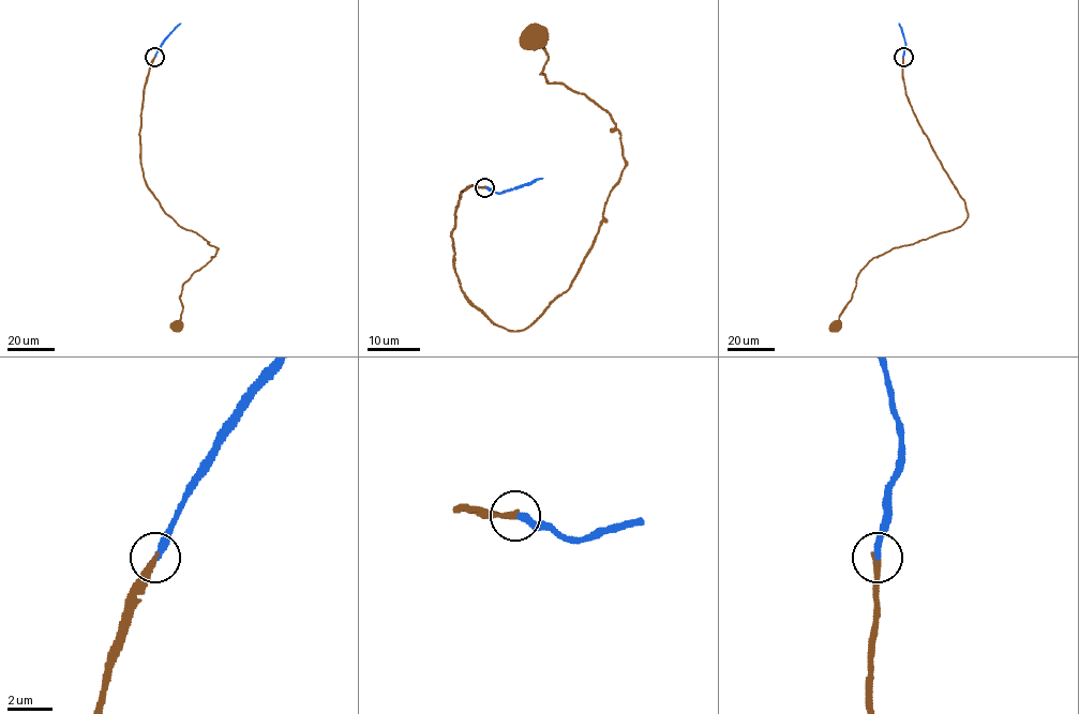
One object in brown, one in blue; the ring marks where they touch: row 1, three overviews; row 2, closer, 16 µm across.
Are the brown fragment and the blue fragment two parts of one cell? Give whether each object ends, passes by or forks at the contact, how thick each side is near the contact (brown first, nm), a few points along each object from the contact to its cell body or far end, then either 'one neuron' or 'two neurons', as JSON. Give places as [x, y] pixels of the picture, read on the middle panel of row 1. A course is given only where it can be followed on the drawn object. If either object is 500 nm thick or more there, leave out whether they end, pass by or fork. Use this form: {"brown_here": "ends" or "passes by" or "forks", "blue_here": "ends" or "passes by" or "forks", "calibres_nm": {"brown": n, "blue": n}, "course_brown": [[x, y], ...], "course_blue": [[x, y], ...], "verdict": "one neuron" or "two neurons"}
{"brown_here": "ends", "blue_here": "ends", "calibres_nm": {"brown": 280, "blue": 280}, "course_brown": [[484, 186], [461, 194], [454, 271], [521, 331], [570, 287], [625, 161], [530, 35]], "course_blue": [[484, 186], [501, 192], [542, 178]], "verdict": "one neuron"}

